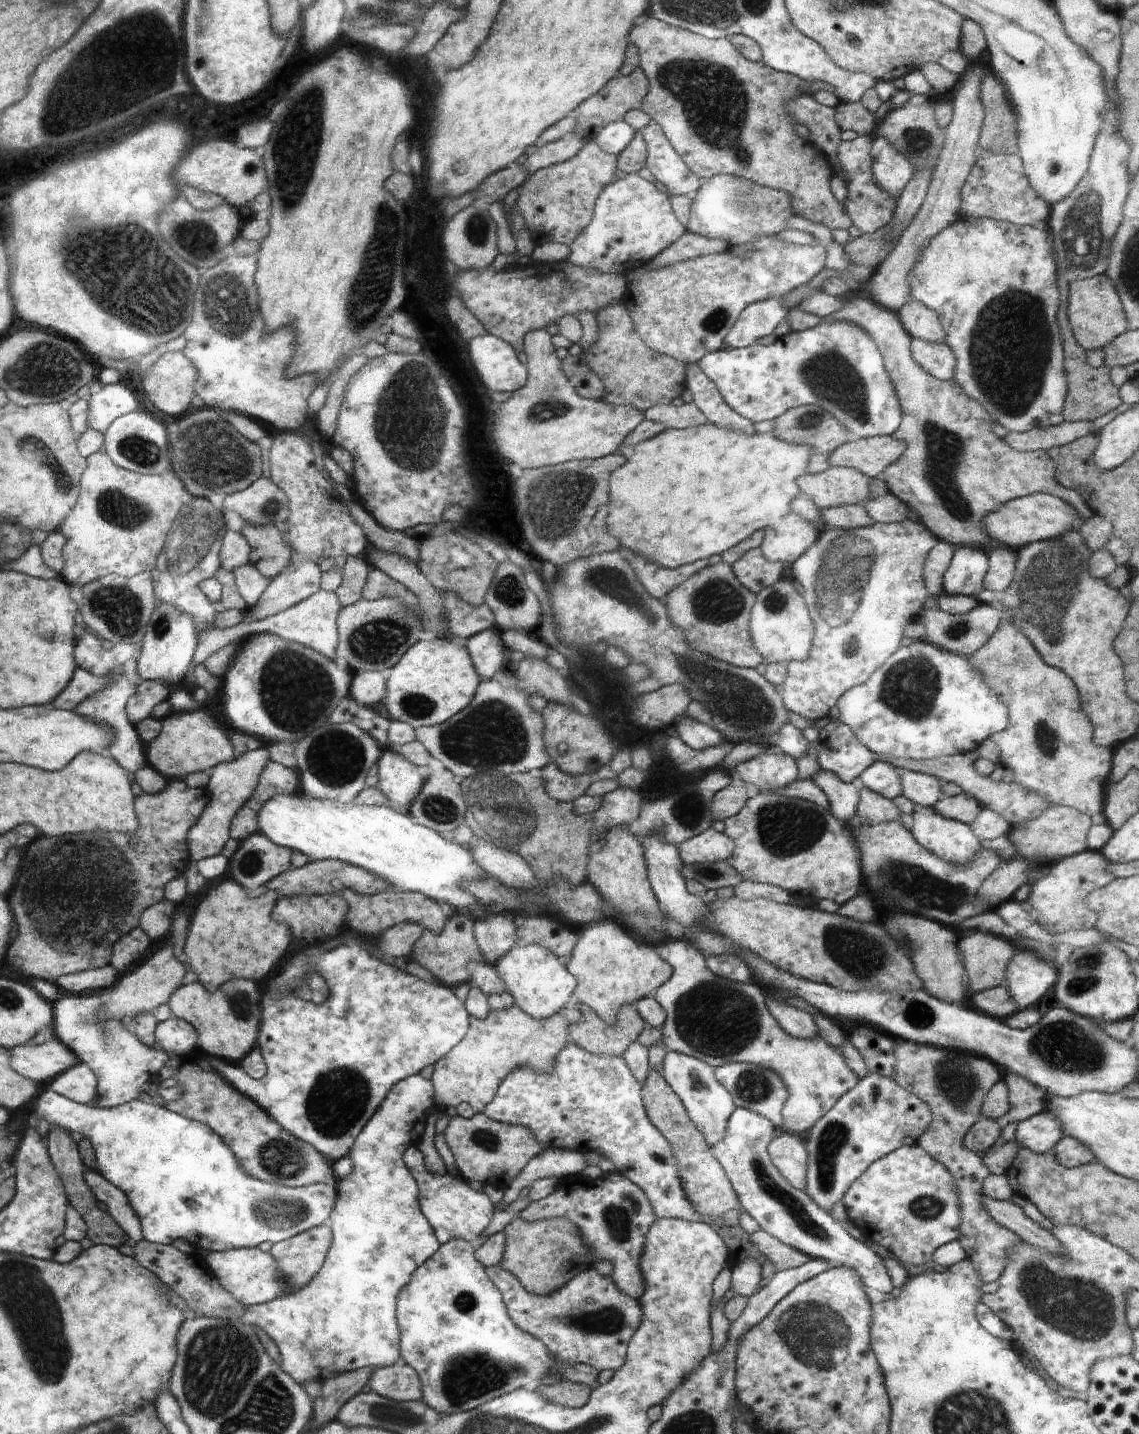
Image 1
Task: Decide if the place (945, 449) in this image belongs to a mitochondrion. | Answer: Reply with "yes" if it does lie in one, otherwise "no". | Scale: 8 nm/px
yes

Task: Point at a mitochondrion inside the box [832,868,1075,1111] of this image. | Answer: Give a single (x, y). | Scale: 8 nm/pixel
(918, 1012)

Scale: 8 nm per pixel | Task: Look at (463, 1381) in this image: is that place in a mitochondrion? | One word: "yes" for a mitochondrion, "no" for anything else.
yes

